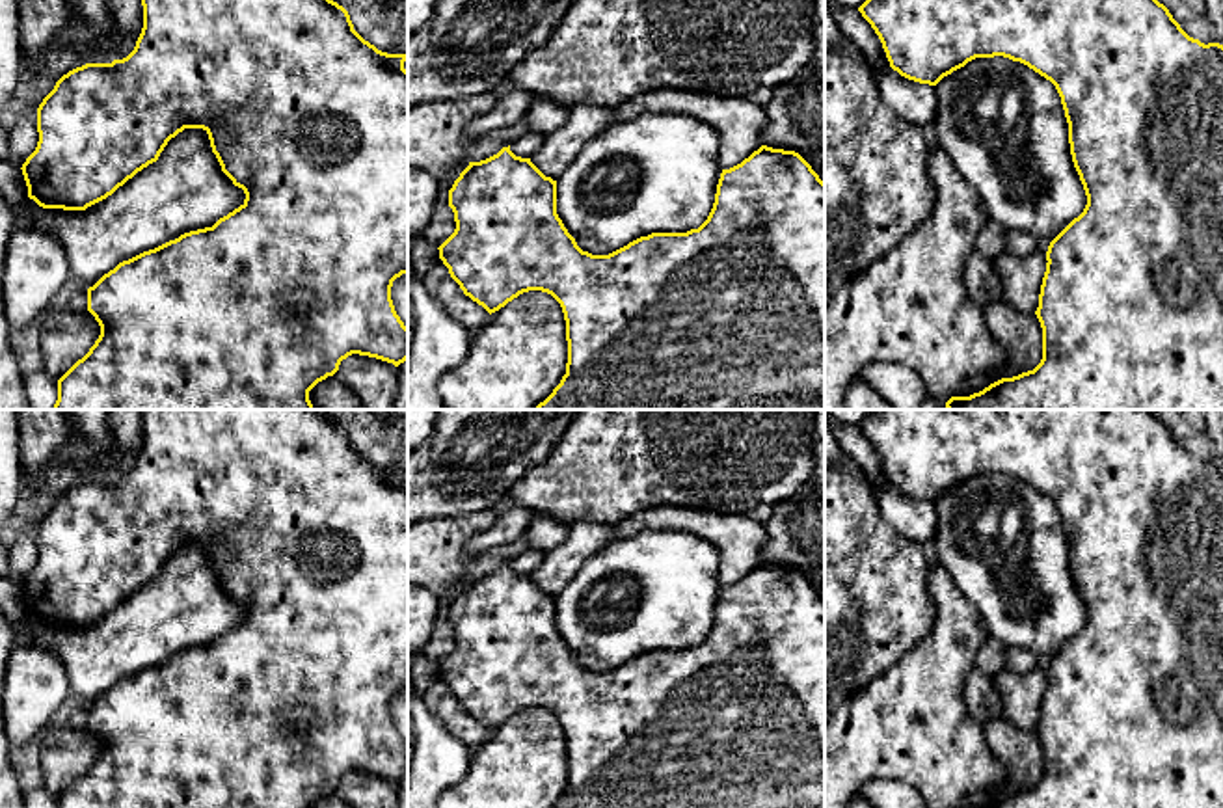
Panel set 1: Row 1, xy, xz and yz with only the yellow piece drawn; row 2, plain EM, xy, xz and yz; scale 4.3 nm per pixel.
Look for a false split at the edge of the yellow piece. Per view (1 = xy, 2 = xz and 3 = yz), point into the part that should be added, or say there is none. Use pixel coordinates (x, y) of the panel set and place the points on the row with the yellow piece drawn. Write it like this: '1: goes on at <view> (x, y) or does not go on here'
1: does not go on here
2: does not go on here
3: does not go on here

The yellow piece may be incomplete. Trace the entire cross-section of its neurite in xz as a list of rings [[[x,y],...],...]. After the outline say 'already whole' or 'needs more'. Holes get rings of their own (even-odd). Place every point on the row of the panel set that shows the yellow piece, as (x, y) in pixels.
[[[510,145],[486,160],[469,162],[449,190],[449,207],[456,229],[437,249],[465,296],[490,315],[529,290],[547,292],[562,307],[566,374],[534,410],[825,410],[825,182],[799,153],[761,145],[741,164],[722,169],[713,209],[698,229],[652,233],[609,255],[592,255],[577,246],[557,214],[557,181],[545,177],[531,158],[516,156]]] | already whole

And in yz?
[[[866,0],[858,11],[871,24],[879,35],[890,67],[901,76],[936,86],[944,76],[964,67],[975,58],[994,58],[1003,56],[1013,61],[1020,61],[1050,80],[1065,110],[1068,123],[1068,143],[1074,168],[1083,184],[1087,205],[1083,212],[1074,218],[1048,246],[1046,251],[1046,272],[1041,285],[1039,307],[1035,311],[1041,328],[1042,328],[1042,359],[1041,363],[1028,372],[1022,372],[1013,378],[1001,378],[979,393],[970,397],[951,397],[946,402],[947,410],[1223,410],[1223,45],[1219,43],[1201,43],[1199,39],[1189,37],[1180,24],[1173,19],[1169,9],[1158,0]]] | already whole

